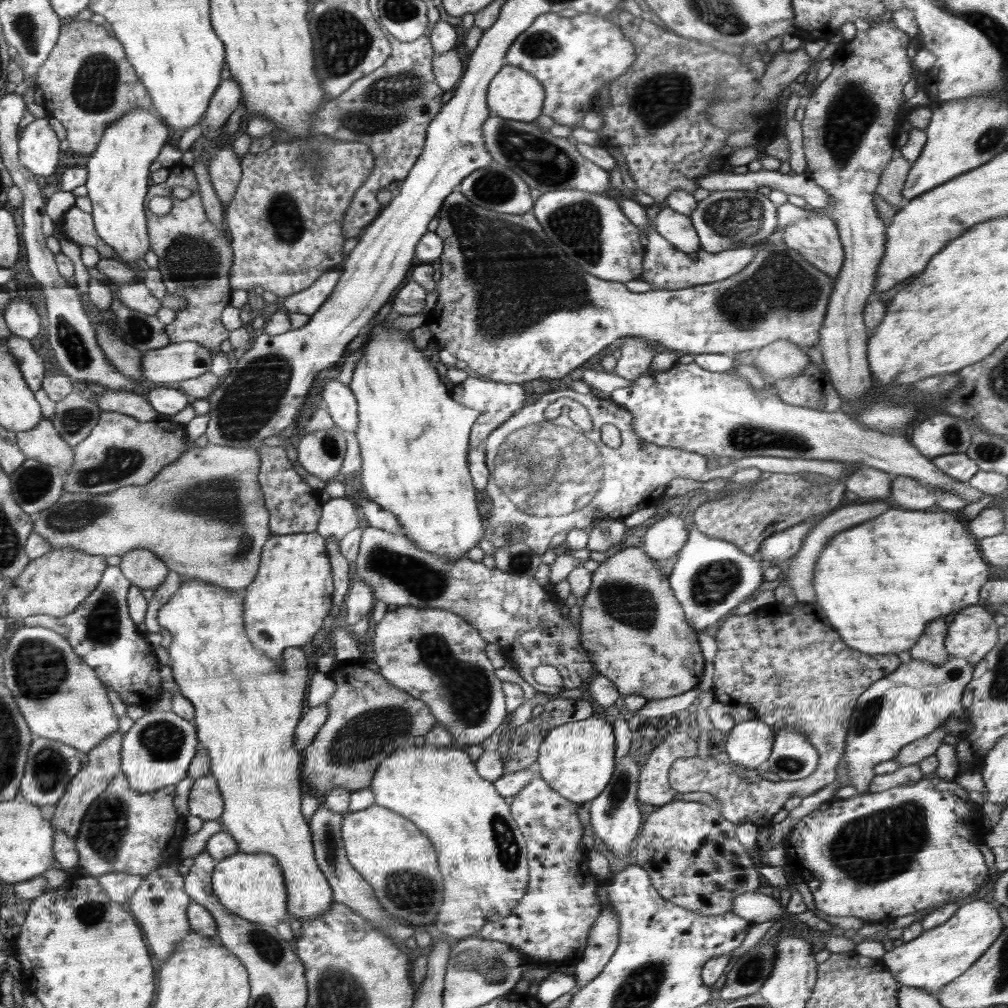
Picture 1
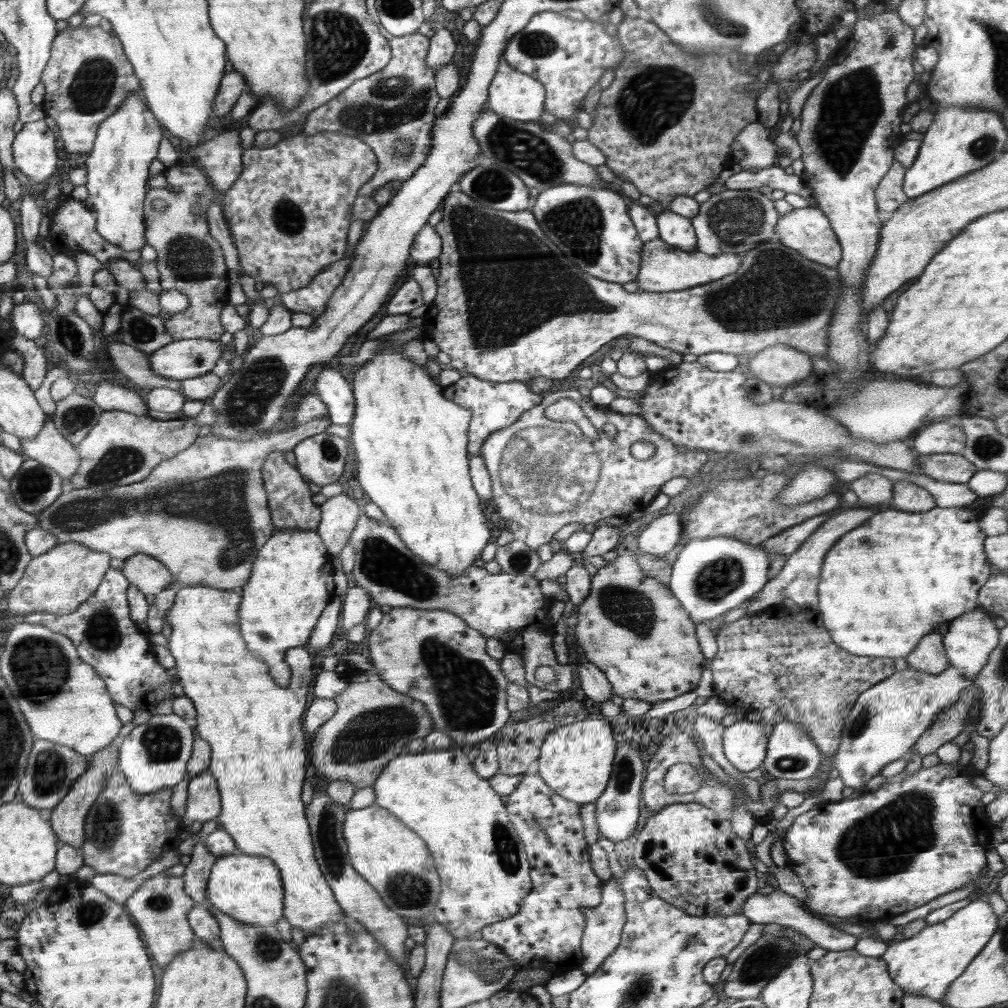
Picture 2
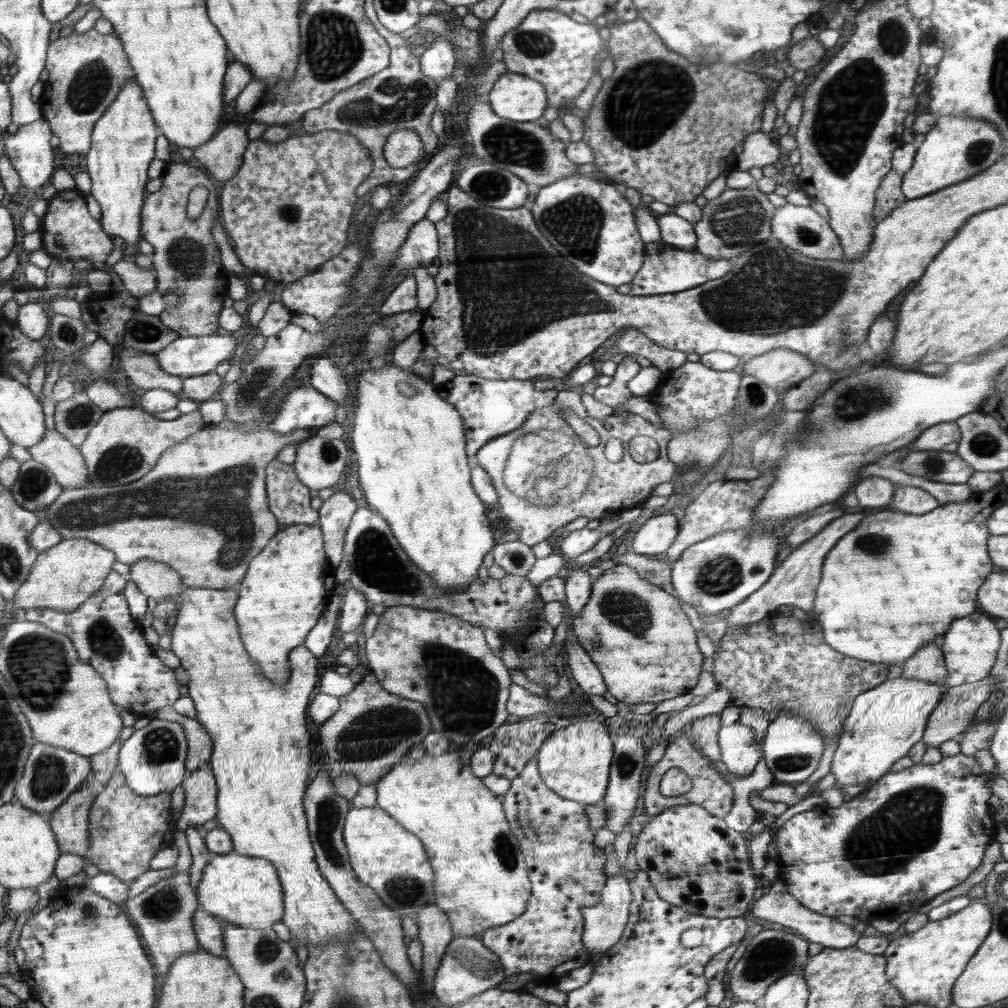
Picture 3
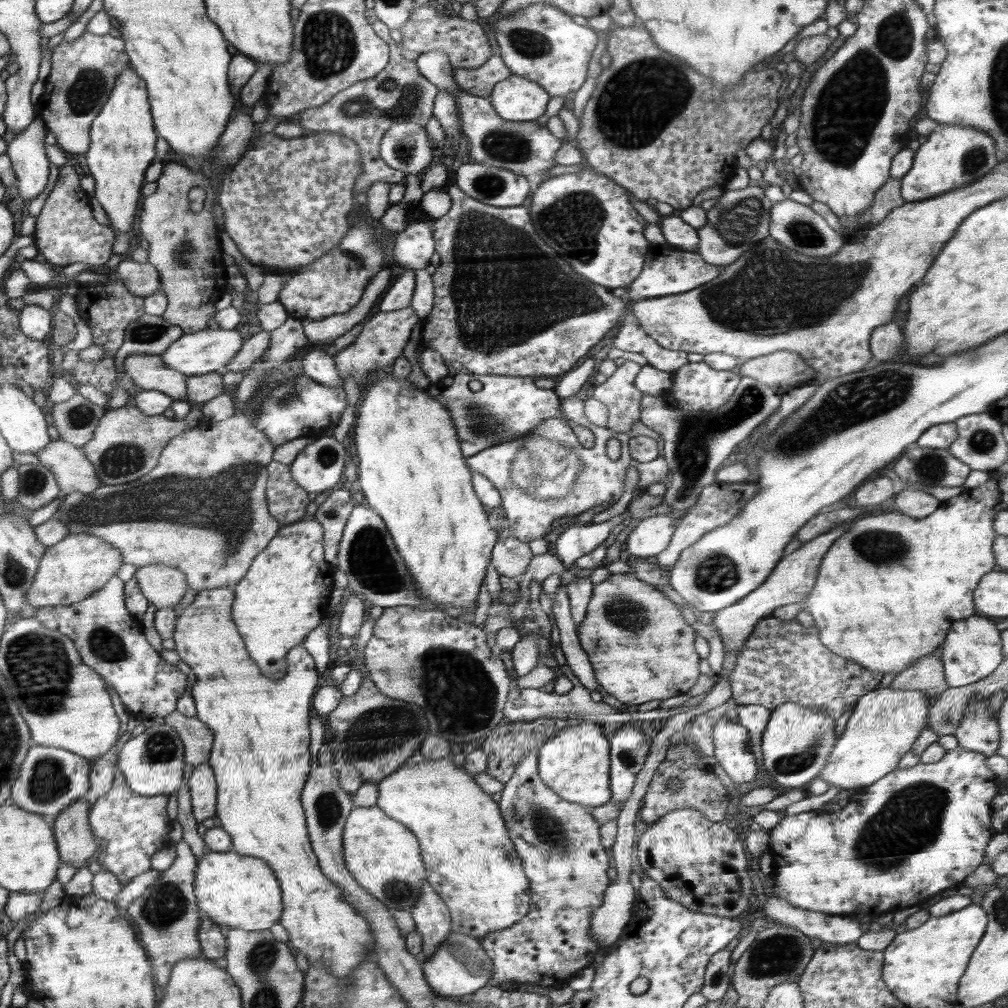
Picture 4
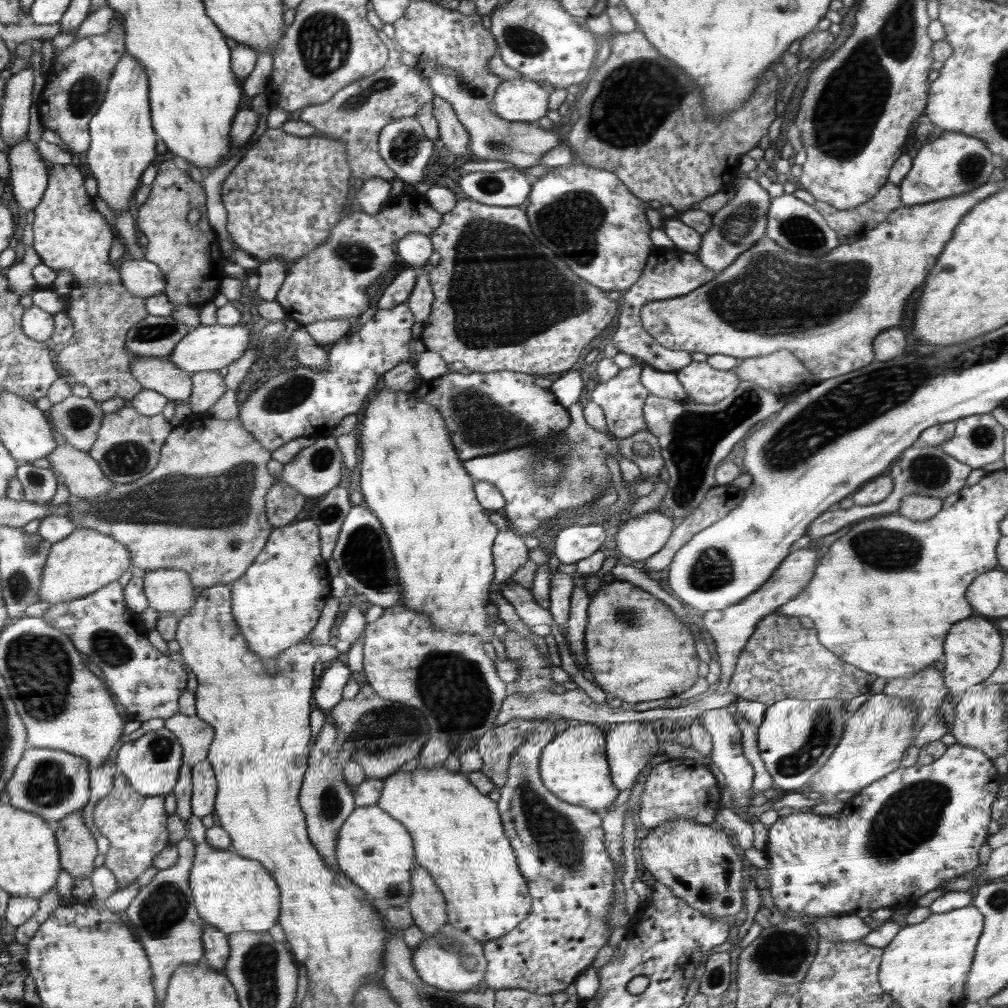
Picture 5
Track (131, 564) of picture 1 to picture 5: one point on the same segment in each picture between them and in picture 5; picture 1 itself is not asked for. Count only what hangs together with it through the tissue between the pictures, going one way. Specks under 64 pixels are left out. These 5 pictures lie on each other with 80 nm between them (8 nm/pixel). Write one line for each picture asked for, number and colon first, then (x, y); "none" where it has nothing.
2: (150, 576)
3: (157, 580)
4: (163, 586)
5: (168, 590)

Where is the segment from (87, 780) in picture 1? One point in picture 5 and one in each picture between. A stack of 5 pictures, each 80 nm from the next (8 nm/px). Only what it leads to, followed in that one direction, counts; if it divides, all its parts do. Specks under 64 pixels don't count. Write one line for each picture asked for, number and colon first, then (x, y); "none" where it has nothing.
2: (68, 818)
3: (70, 822)
4: (77, 844)
5: (78, 849)

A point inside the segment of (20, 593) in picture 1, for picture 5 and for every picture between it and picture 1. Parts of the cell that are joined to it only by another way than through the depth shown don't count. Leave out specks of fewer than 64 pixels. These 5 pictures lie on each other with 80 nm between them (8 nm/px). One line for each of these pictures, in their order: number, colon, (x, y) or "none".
2: (59, 582)
3: (64, 577)
4: (80, 565)
5: (84, 562)

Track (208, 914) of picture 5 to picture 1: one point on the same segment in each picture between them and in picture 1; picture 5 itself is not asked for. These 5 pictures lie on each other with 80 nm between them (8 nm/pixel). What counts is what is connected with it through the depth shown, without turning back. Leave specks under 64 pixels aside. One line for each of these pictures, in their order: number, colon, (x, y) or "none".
1: (250, 885)
2: (247, 887)
3: (243, 890)
4: (235, 891)

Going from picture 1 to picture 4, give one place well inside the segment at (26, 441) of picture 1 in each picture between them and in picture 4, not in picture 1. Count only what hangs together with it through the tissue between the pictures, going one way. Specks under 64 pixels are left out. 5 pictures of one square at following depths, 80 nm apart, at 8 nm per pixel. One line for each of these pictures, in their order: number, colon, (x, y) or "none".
2: (50, 448)
3: (57, 453)
4: (74, 472)

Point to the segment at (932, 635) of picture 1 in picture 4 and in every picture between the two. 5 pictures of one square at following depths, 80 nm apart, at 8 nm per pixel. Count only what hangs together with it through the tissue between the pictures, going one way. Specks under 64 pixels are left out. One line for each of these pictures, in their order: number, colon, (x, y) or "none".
2: (929, 655)
3: (928, 664)
4: (926, 675)

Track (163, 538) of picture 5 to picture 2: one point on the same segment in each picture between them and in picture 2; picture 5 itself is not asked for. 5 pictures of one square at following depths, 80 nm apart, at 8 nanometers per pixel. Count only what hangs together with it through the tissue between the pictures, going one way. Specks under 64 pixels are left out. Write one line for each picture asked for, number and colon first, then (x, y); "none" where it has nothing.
2: (203, 513)
3: (210, 538)
4: (202, 509)

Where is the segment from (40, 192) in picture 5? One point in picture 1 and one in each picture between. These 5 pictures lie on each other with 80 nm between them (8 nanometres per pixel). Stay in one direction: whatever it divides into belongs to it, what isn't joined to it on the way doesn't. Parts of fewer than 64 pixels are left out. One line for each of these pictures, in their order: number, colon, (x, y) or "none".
1: (38, 146)
2: (34, 148)
3: (29, 150)
4: (28, 158)

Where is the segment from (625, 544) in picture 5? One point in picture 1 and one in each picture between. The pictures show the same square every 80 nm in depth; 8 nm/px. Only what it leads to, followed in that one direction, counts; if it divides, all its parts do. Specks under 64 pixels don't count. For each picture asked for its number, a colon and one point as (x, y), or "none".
1: (665, 538)
2: (660, 535)
3: (656, 535)
4: (651, 535)

